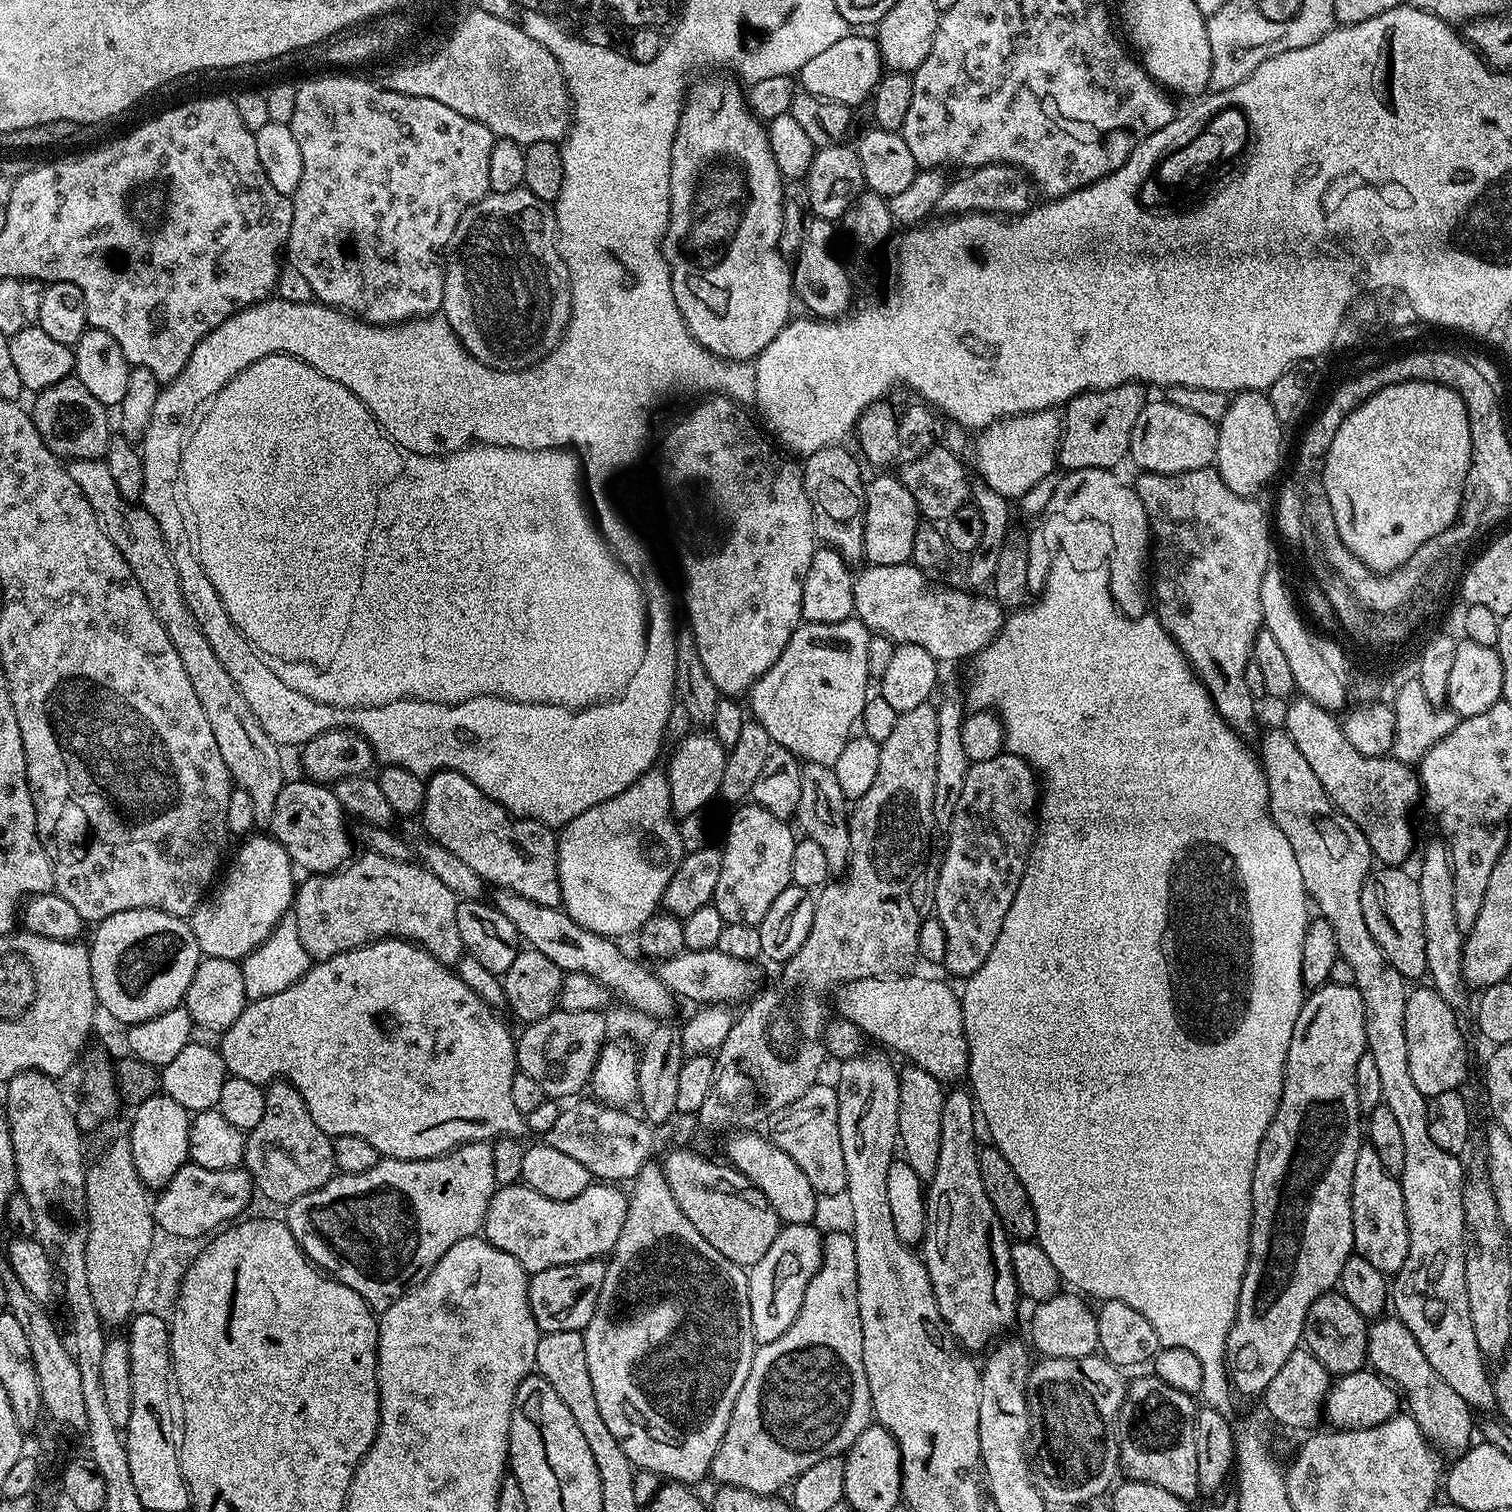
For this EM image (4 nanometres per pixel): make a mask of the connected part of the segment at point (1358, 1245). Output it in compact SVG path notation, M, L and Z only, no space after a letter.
M1361 1143L1358 1158L1354 1158L1354 1182L1352 1183L1352 1217L1354 1218L1354 1252L1366 1258L1374 1270L1385 1274L1399 1272L1408 1253L1408 1219L1402 1198L1399 1179L1382 1166L1372 1145Z

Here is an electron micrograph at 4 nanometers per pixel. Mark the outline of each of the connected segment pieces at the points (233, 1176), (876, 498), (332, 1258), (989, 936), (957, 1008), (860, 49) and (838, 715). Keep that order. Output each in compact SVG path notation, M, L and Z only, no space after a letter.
M186 1163L174 1178L170 1178L165 1188L159 1189L157 1196L160 1197L155 1197L155 1227L169 1236L207 1237L221 1226L235 1221L241 1215L239 1212L251 1202L252 1192L254 1196L252 1175L243 1167L206 1170L197 1164Z
M876 476L867 481L864 490L864 560L869 565L894 566L912 559L914 534L922 517L916 499L900 478Z
M479 1140L473 1144L460 1144L452 1151L429 1160L381 1158L377 1164L370 1166L370 1170L362 1170L358 1174L350 1174L349 1172L337 1174L332 1177L330 1182L326 1182L326 1186L322 1186L310 1194L302 1194L302 1198L298 1198L293 1204L287 1205L286 1223L288 1229L294 1234L294 1238L299 1242L304 1255L317 1268L323 1270L333 1280L340 1280L346 1286L350 1286L350 1290L358 1293L368 1303L369 1308L383 1310L390 1307L398 1298L402 1298L402 1294L407 1292L416 1281L428 1276L430 1270L434 1270L438 1258L442 1258L442 1254L446 1254L446 1250L450 1250L450 1246L454 1246L454 1242L462 1242L462 1238L475 1236L483 1229L486 1210L490 1206L490 1198L495 1194L497 1187L494 1178L494 1154L492 1153L491 1143Z
M1004 750L996 757L969 763L968 773L962 782L962 794L958 806L952 811L948 831L948 849L944 861L939 864L936 876L936 912L934 919L946 934L946 952L942 967L959 978L973 976L990 958L994 942L998 942L998 930L1006 922L1006 910L1018 894L1032 842L1036 838L1038 824L1034 817L1038 812L1038 776L1031 764L1022 756Z
M892 974L887 978L871 976L865 980L852 980L848 984L839 985L835 989L836 1008L840 1011L837 1013L860 1028L865 1037L873 1036L878 1043L901 1052L905 1061L918 1065L941 1083L957 1083L967 1075L968 1066L968 1040L965 1037L960 999L946 983L936 978L908 975L912 974Z
M871 35L843 36L834 46L827 48L824 53L810 58L806 66L802 66L798 73L798 84L801 89L815 96L833 100L839 104L857 106L869 99L876 83L885 75L884 60L880 56L880 48Z
M860 619L801 623L800 627L794 630L790 642L786 642L786 650L782 650L778 662L774 662L774 666L770 666L770 670L766 670L766 674L762 674L762 678L752 685L751 719L766 726L766 734L770 734L773 745L790 750L801 761L835 766L846 742L854 735L864 703L870 695L866 658L869 646L870 631Z

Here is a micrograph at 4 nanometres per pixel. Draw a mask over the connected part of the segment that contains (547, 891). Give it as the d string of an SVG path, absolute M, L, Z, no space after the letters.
M433 772L424 786L424 828L450 854L462 858L489 885L530 898L542 906L560 908L556 865L557 833L537 820L522 820L496 804L474 782L457 772Z

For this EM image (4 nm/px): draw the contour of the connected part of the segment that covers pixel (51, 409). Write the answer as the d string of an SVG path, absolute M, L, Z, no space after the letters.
M69 378L62 382L54 382L46 386L42 391L35 393L36 400L30 407L30 415L34 426L38 430L40 437L44 439L44 445L52 451L53 456L61 458L71 458L72 460L98 460L108 451L110 431L108 432L108 412L109 409L82 382L75 378Z

